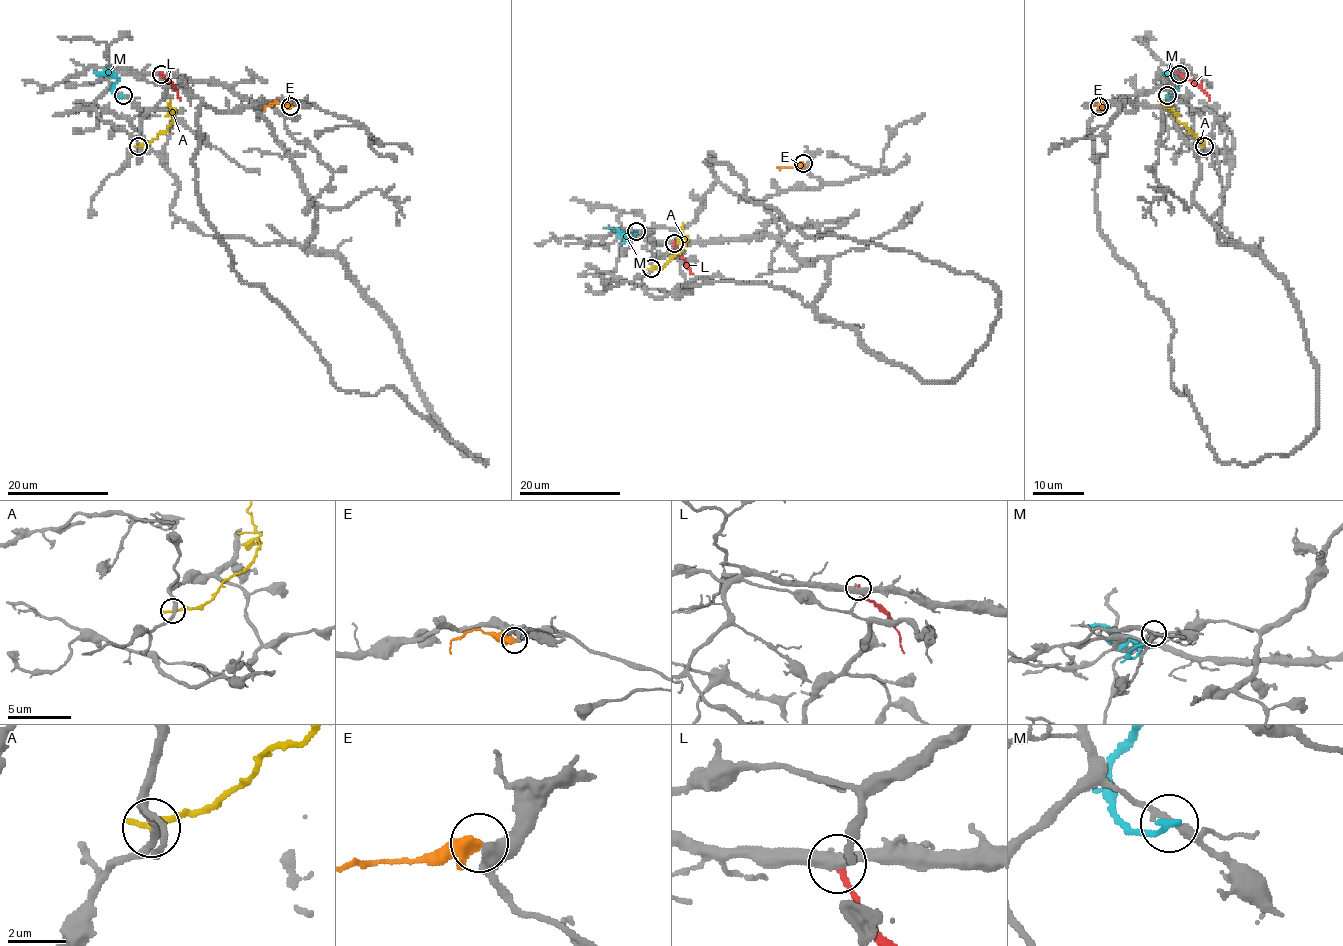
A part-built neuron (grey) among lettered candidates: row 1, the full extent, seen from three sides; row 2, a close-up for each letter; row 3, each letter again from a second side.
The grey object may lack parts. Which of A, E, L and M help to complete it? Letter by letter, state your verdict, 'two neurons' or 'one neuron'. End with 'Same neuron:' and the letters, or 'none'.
A: two neurons
E: one neuron
L: two neurons
M: two neurons
Same neuron: E

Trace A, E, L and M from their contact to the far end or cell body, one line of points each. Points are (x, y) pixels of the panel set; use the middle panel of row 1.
A: (651, 268), (663, 267), (683, 248), (686, 241), (682, 223)
E: (803, 164), (777, 167)
L: (674, 244), (692, 274)
M: (636, 231), (626, 241), (630, 239), (627, 235), (605, 227)

